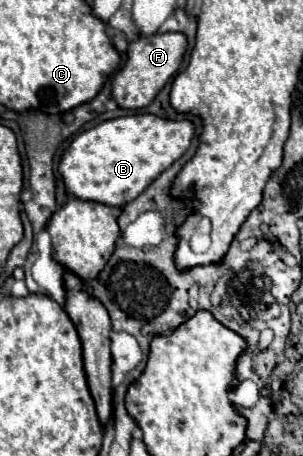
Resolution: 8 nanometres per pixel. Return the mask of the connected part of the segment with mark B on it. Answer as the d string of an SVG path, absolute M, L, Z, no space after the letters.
M151 113L117 117L83 131L63 153L59 173L71 195L103 205L125 205L143 193L191 145L195 125L189 119L173 121Z

